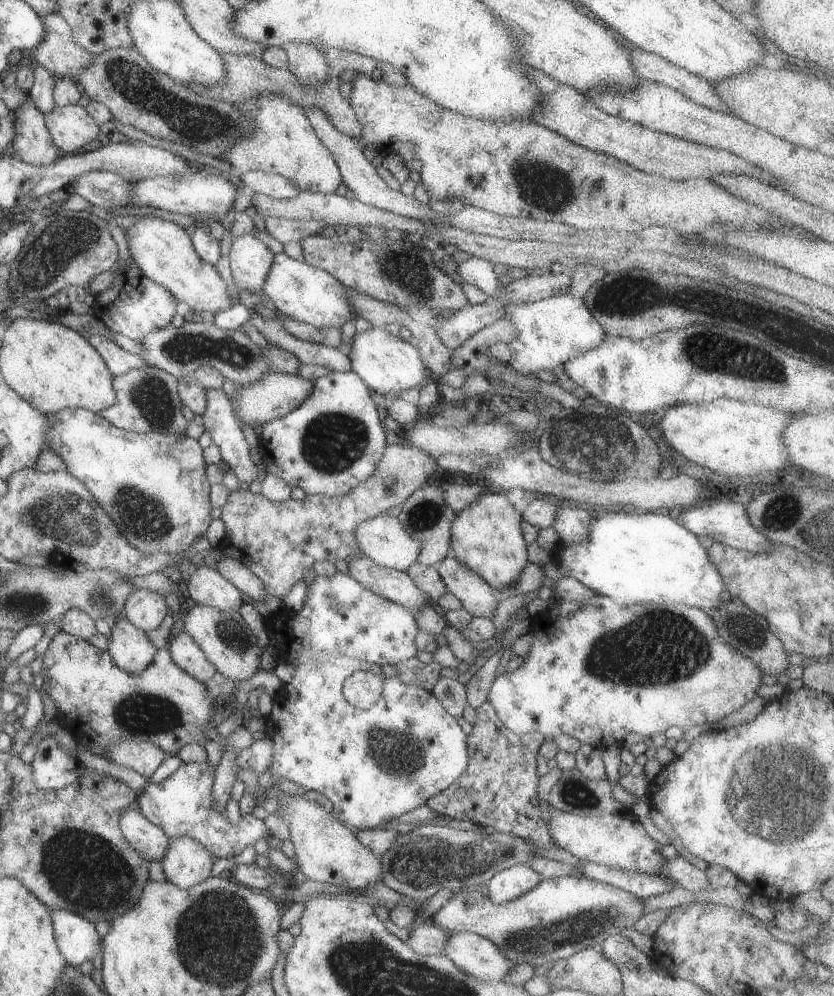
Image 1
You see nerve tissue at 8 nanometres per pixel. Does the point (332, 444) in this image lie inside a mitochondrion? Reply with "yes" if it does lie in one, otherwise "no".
yes

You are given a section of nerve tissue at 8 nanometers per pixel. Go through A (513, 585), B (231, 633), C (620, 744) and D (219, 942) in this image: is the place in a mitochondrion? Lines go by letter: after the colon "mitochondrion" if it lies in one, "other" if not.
A: other
B: mitochondrion
C: other
D: mitochondrion

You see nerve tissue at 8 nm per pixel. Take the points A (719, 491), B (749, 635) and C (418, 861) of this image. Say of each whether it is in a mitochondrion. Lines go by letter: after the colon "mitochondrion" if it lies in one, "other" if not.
A: other
B: mitochondrion
C: mitochondrion

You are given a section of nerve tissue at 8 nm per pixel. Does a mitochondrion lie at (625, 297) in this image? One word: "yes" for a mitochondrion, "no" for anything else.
yes

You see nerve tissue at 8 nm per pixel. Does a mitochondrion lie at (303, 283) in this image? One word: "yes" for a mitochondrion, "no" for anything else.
yes

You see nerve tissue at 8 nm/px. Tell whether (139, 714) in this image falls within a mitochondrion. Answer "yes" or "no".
yes

